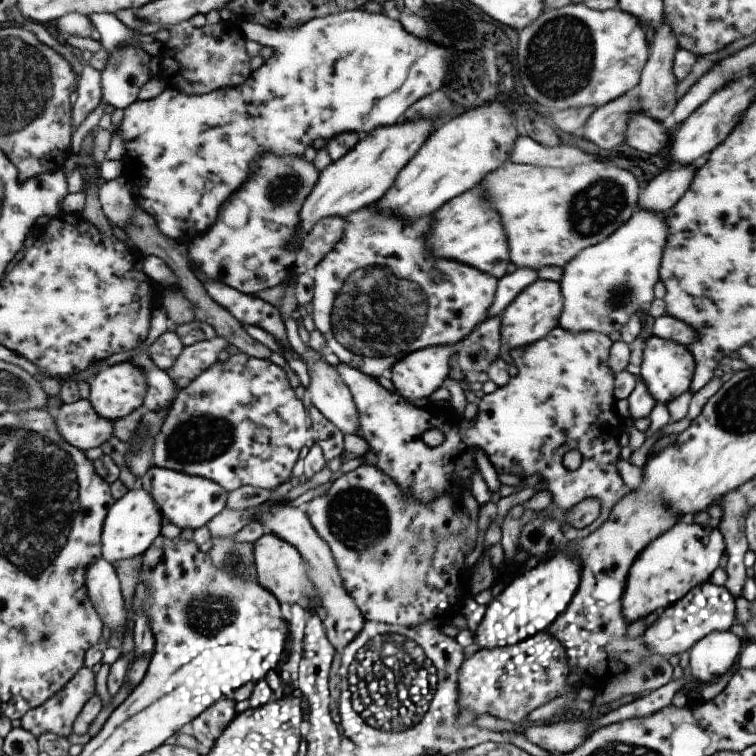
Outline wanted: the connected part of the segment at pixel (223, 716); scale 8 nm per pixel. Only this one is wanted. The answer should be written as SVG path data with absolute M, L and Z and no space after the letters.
M224 697L204 710L192 724L192 735L204 751L212 749L214 742L224 733L230 722L237 716L235 700Z

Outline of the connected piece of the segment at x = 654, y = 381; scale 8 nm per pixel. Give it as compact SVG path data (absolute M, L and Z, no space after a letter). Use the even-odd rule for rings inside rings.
M652 336L643 349L641 380L656 403L668 405L684 392L689 391L695 372L695 361L686 345Z

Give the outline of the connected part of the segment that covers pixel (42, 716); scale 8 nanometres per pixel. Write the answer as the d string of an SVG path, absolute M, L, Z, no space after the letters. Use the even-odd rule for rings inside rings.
M83 668L46 703L29 710L21 718L21 727L32 732L35 737L44 733L54 733L68 737L72 734L72 724L84 705L96 694L95 674Z

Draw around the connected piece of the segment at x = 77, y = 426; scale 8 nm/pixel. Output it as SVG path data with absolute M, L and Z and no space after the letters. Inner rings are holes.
M88 400L62 404L50 414L55 419L60 437L84 453L100 447L113 436L111 422L98 417Z

